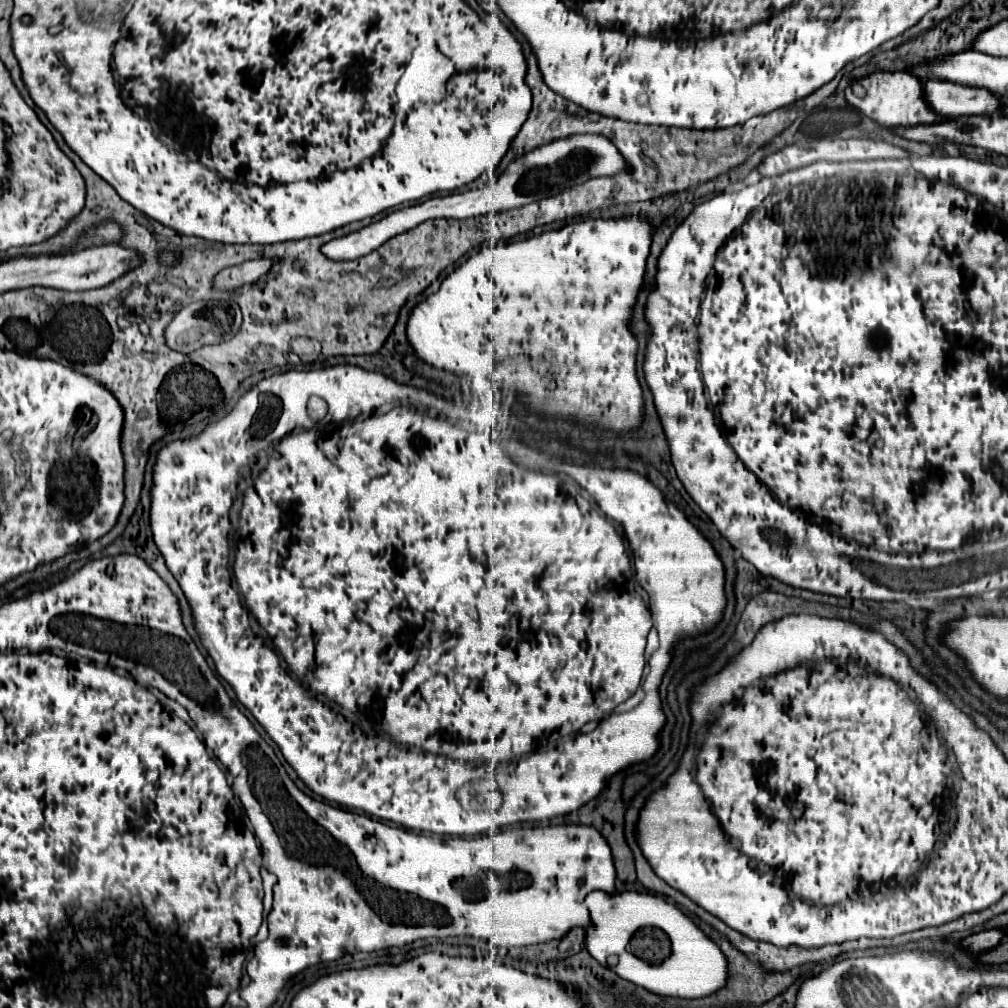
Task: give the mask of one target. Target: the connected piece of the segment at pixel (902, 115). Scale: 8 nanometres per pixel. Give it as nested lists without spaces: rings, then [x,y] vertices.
[[[878,73],[878,75],[870,75],[870,77],[860,79],[860,83],[866,89],[866,97],[864,99],[856,97],[852,93],[852,89],[848,87],[846,101],[884,127],[936,125],[936,123],[944,123],[944,119],[946,119],[946,117],[932,111],[932,107],[924,99],[924,83],[920,81],[920,77],[916,77],[912,73]]]

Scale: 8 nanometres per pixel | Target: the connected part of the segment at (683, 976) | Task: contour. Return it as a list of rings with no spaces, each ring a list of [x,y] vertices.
[[[590,893],[590,917],[592,927],[586,931],[586,949],[604,967],[618,973],[652,993],[672,995],[672,997],[706,997],[718,991],[726,983],[726,959],[722,951],[692,923],[692,919],[674,903],[650,893],[616,893],[608,897],[606,893]]]

